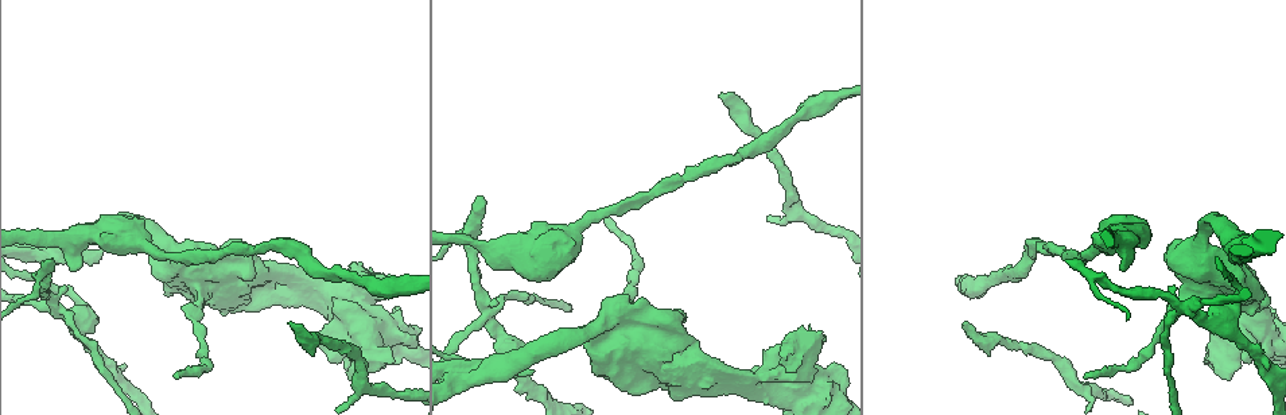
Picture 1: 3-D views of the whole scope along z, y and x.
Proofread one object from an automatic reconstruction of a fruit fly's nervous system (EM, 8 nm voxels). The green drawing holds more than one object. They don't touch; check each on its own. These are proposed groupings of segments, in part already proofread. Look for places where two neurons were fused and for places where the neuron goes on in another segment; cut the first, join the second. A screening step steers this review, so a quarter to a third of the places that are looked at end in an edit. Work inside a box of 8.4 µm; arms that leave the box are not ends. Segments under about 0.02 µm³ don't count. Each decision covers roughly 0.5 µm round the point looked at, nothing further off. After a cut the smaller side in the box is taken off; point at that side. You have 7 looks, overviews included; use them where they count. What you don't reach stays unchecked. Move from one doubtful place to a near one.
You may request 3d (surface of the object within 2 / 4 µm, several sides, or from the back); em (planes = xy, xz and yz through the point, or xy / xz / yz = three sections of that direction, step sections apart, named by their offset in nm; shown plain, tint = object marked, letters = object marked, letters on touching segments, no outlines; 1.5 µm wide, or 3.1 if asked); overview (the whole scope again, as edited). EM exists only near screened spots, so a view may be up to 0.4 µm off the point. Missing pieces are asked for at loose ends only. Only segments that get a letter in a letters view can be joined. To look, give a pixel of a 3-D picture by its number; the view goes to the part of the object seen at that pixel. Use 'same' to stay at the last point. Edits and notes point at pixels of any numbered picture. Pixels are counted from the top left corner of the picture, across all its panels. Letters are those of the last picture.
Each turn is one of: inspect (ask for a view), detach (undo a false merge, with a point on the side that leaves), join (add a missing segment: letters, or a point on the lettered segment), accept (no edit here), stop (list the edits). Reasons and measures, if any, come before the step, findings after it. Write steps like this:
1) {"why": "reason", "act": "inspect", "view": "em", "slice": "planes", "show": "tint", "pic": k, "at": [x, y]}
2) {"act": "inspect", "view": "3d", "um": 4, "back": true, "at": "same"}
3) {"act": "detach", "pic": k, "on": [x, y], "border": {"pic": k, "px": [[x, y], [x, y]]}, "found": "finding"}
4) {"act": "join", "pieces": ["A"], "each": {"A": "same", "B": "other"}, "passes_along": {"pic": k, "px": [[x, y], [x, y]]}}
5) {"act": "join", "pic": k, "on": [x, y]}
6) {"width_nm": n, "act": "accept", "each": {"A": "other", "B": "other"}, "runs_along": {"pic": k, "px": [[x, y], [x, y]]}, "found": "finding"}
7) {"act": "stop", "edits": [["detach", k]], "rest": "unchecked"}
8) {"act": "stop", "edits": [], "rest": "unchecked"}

{"why": "sudden change in width", "act": "inspect", "view": "em", "slice": "planes", "show": "plain", "pic": 1, "at": [371, 281]}

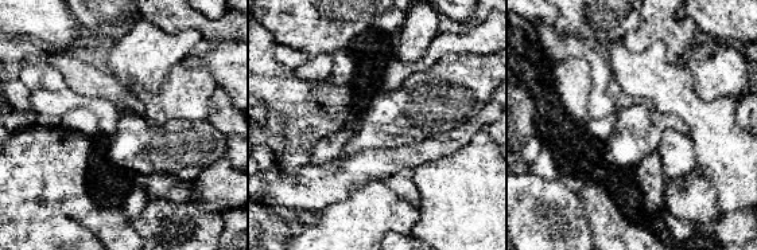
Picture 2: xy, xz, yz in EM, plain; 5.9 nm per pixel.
{"why": "where the object lies", "act": "inspect", "view": "em", "slice": "planes", "show": "tint", "at": "same"}

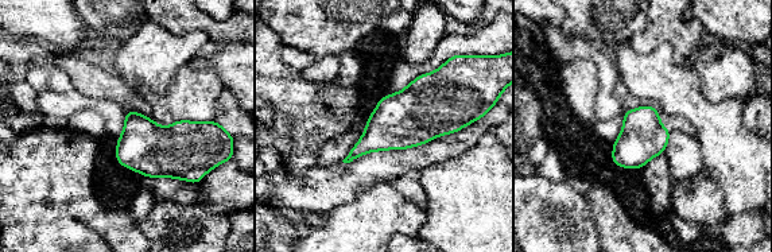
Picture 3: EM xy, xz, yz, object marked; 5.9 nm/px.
{"why": "see the neighbours", "act": "inspect", "view": "em", "slice": "planes", "show": "letters", "at": "same"}

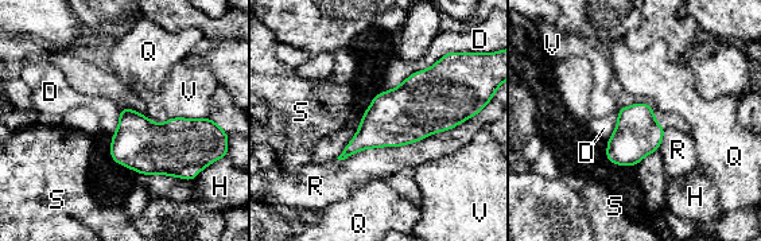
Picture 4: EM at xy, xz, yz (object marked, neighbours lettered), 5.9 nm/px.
{"act": "accept", "each": {"D": "other", "H": "other", "Q": "other", "R": "other", "S": "other", "V": "other"}, "border": {"pic": 4, "px": [[442, 57], [377, 94]]}, "found": "all the same neuron"}

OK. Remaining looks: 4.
{"act": "inspect", "view": "3d", "um": 4, "pic": 1, "at": [290, 321]}

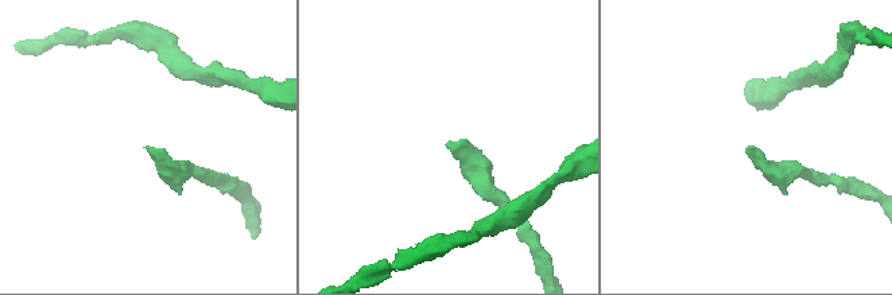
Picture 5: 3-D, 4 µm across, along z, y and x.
{"act": "inspect", "view": "em", "slice": "planes", "show": "plain", "pic": 5, "at": [449, 146]}

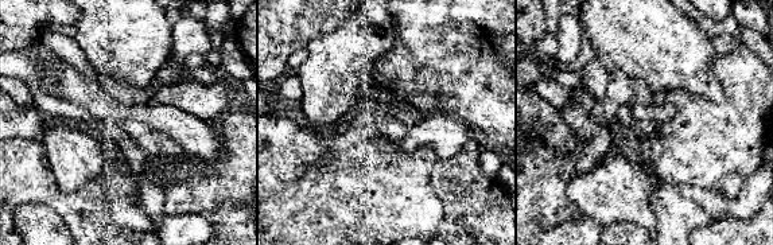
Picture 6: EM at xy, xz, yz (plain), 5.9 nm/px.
{"why": "see the neighbours", "act": "inspect", "view": "em", "slice": "planes", "show": "letters", "at": "same"}

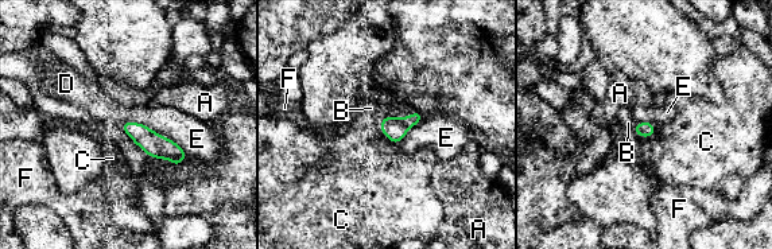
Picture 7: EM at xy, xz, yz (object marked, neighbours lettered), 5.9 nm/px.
{"act": "join", "pic": 7, "on": [371, 108], "each": {"A": "other", "B": "same", "C": "other", "D": "other", "E": "other", "F": "other"}, "found": "the neuron continues"}

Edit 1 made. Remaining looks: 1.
{"why": "free end", "act": "inspect", "view": "em", "slice": "planes", "show": "letters", "pic": 1, "at": [397, 306]}

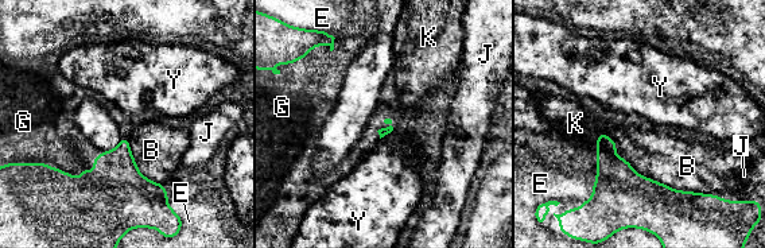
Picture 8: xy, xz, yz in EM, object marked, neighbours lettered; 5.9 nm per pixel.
{"act": "accept", "each": {"B": "other", "E": "other", "G": "other", "J": "other", "K": "other", "Y": "other"}, "border": {"pic": 8, "px": [[393, 130], [380, 139]]}, "found": "no lettered segment goes on from it"}

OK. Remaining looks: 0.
{"act": "stop", "edits": [["join", 7]], "rest": "unchecked"}

